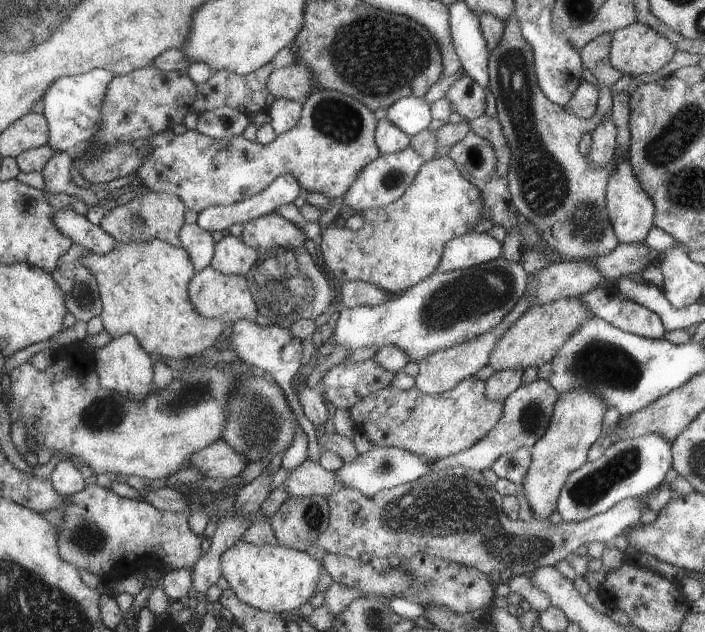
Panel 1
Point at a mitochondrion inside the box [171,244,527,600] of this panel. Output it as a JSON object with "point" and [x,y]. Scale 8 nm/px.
{"point":[472,295]}

